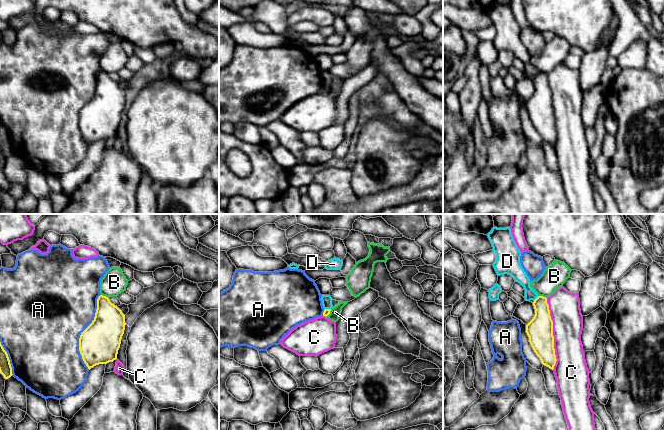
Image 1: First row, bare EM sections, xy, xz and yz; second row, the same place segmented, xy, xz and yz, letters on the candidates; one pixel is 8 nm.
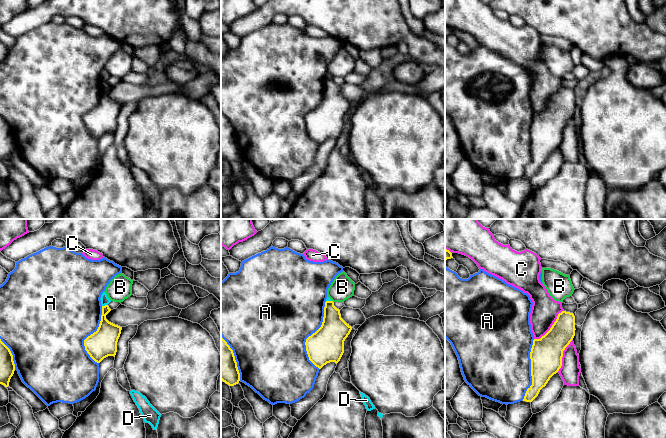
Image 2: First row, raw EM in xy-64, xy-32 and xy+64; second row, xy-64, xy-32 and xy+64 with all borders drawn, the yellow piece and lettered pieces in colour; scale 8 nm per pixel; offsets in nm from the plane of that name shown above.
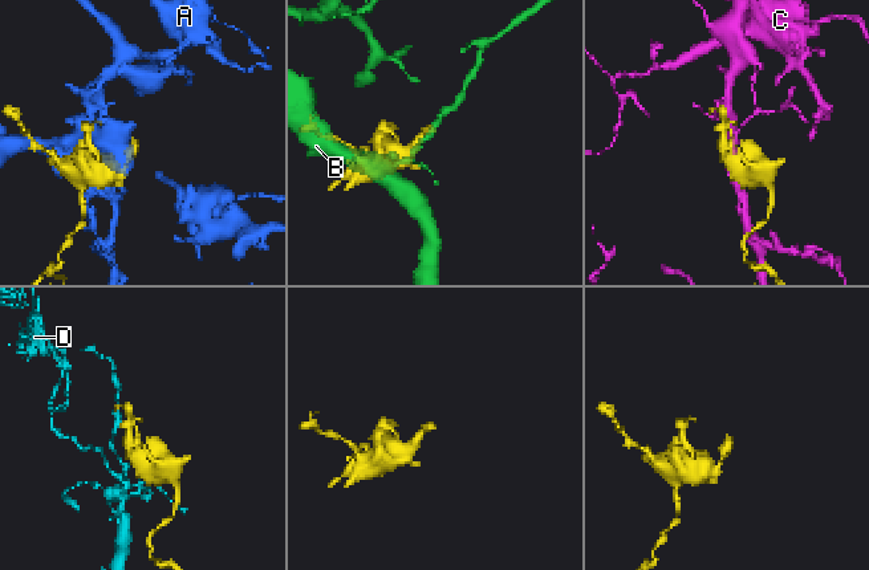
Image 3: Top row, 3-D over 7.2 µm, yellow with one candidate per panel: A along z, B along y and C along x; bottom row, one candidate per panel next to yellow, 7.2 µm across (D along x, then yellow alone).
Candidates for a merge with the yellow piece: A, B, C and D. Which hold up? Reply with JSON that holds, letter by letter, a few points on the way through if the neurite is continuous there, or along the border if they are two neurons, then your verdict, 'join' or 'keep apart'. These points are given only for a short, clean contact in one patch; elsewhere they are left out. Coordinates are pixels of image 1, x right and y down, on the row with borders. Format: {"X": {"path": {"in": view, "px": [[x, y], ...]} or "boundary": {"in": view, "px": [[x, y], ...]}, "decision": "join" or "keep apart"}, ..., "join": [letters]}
{"A": {"decision": "keep apart"}, "B": {"boundary": {"in": "yz", "px": [[538, 295], [546, 298]]}, "decision": "keep apart"}, "C": {"decision": "keep apart"}, "D": {"boundary": {"in": "yz", "px": [[538, 296], [534, 300]]}, "decision": "keep apart"}, "join": []}

